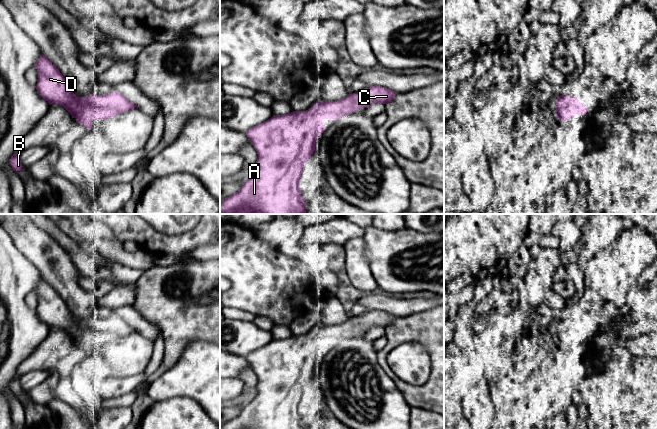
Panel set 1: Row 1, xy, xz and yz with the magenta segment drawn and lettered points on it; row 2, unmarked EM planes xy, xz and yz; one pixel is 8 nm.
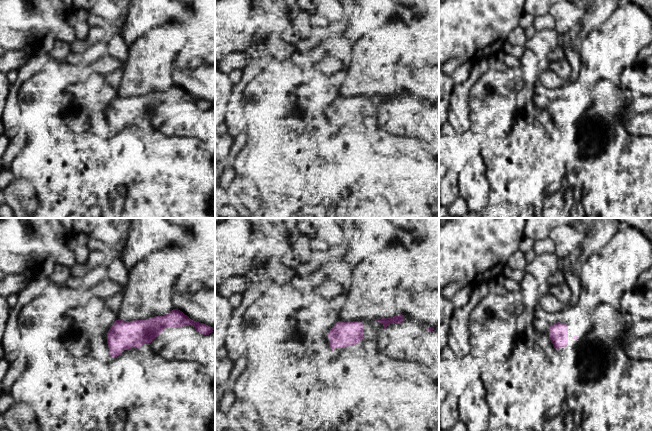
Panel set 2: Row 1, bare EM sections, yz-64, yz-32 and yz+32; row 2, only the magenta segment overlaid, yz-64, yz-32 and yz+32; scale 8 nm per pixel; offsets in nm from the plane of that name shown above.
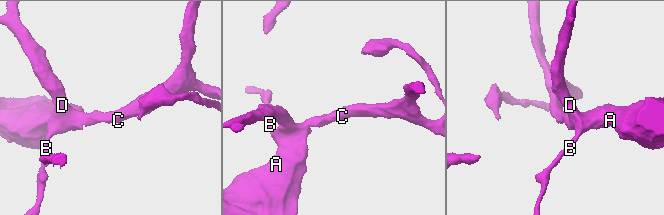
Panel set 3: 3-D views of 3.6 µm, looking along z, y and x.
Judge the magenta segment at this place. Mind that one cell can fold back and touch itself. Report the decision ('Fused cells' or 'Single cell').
Single cell

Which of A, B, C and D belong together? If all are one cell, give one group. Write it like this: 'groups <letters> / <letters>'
groups A B C D

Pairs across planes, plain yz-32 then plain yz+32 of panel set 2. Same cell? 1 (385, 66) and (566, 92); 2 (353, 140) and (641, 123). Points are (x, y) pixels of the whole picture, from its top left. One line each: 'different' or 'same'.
1: different
2: different

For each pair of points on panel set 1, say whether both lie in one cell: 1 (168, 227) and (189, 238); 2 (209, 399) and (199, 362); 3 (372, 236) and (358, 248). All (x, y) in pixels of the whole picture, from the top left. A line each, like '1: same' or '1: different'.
1: different
2: same
3: different

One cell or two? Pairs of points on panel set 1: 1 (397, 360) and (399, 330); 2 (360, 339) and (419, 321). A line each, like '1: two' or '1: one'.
1: two
2: two

